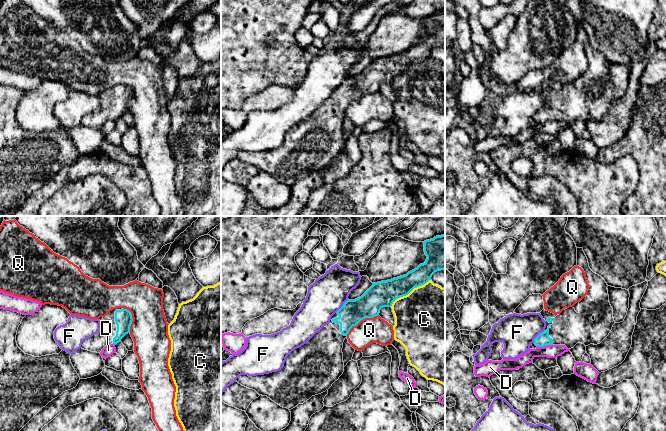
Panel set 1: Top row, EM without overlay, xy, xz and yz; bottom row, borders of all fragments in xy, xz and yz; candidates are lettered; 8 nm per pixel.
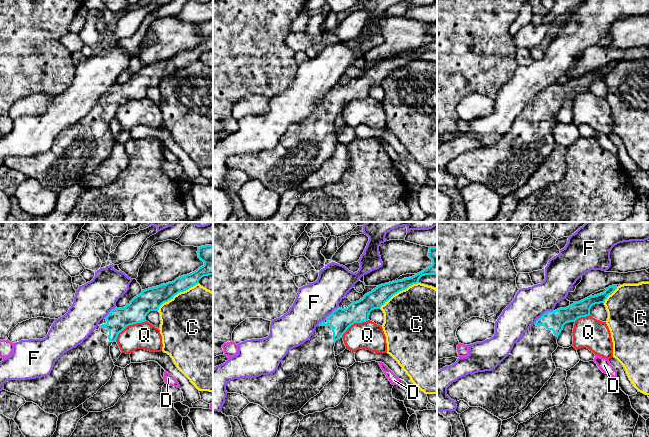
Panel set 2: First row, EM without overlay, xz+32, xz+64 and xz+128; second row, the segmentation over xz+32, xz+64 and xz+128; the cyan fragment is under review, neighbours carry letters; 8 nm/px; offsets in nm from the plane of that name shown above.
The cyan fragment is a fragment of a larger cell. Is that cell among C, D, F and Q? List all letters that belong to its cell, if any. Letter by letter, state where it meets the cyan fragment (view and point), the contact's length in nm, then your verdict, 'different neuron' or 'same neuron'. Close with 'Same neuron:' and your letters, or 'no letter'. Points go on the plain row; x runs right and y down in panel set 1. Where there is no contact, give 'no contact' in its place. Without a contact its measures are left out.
C: contact xz (409, 68); length 400 nm; different neuron
D: contact yz (544, 121); length 130 nm; different neuron
F: contact yz (537, 112); length 130 nm; different neuron
Q: contact xz (361, 95); length 320 nm; different neuron
Same neuron: no letter

